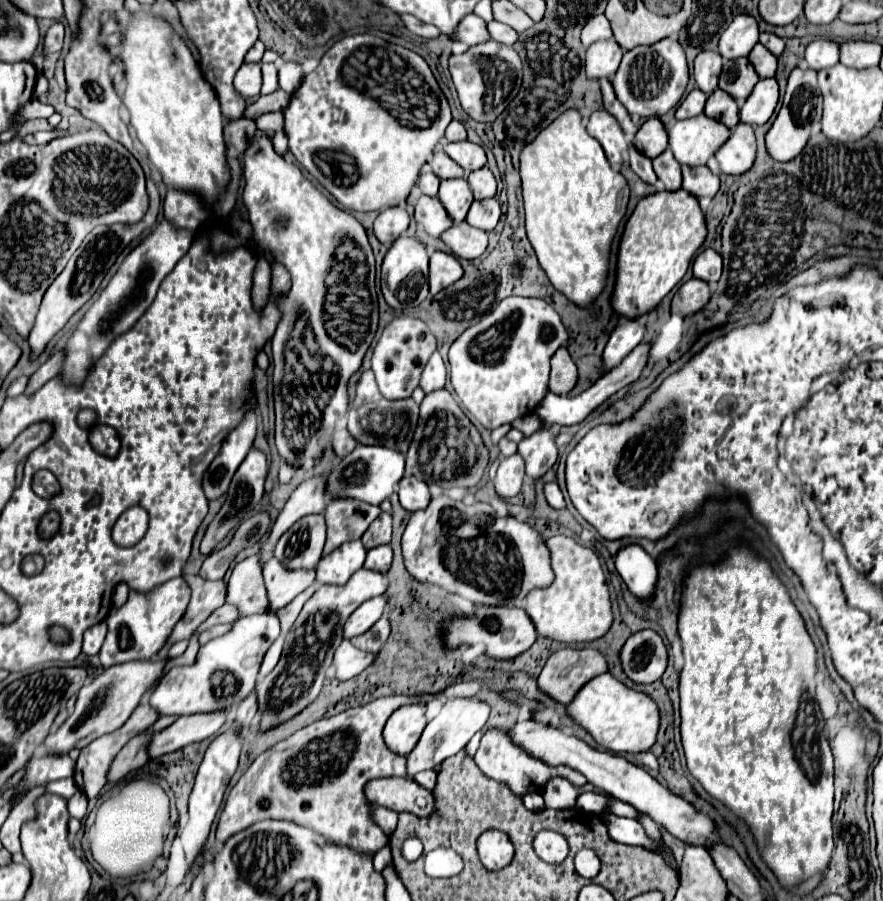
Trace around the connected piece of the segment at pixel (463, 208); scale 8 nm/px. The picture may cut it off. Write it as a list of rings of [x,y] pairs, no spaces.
[[[451,178],[451,180],[441,180],[439,200],[455,222],[463,222],[473,202],[473,194],[465,178]]]

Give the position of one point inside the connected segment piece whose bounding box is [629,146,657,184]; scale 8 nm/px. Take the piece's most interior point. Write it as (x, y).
(640, 165)

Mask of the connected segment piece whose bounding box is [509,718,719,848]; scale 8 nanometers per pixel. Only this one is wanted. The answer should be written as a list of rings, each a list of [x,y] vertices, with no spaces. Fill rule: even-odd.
[[[533,718],[517,722],[509,730],[509,738],[513,740],[513,744],[523,748],[531,758],[537,758],[549,766],[563,764],[563,766],[569,766],[569,768],[581,772],[589,784],[593,784],[595,788],[601,788],[603,792],[609,792],[611,796],[631,804],[633,808],[653,816],[653,820],[659,826],[667,828],[679,840],[685,840],[685,844],[697,844],[697,846],[709,848],[713,842],[719,842],[719,836],[715,834],[715,826],[713,826],[711,818],[695,812],[695,808],[689,806],[683,798],[679,798],[679,796],[671,794],[667,788],[663,788],[643,766],[635,766],[629,760],[625,760],[617,754],[611,754],[611,752],[599,752],[599,750],[591,748],[587,742],[583,742],[575,736],[567,736],[559,728],[555,728],[551,724],[543,724]]]

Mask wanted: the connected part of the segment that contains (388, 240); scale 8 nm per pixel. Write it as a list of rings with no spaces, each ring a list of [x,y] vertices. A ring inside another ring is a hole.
[[[393,206],[379,212],[373,230],[381,244],[393,244],[407,230],[407,226],[409,226],[407,212],[399,206]]]

